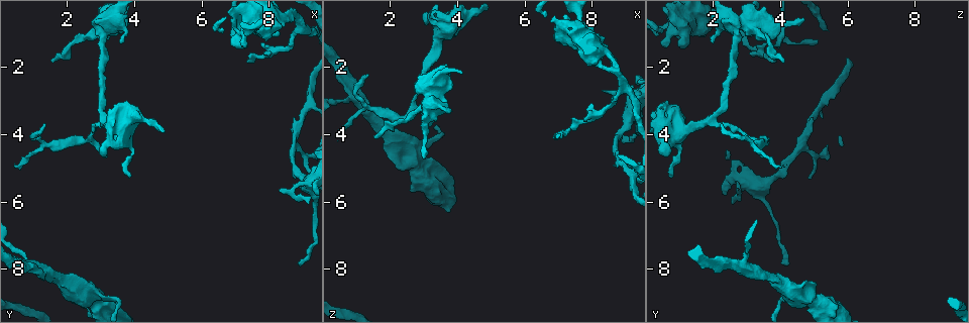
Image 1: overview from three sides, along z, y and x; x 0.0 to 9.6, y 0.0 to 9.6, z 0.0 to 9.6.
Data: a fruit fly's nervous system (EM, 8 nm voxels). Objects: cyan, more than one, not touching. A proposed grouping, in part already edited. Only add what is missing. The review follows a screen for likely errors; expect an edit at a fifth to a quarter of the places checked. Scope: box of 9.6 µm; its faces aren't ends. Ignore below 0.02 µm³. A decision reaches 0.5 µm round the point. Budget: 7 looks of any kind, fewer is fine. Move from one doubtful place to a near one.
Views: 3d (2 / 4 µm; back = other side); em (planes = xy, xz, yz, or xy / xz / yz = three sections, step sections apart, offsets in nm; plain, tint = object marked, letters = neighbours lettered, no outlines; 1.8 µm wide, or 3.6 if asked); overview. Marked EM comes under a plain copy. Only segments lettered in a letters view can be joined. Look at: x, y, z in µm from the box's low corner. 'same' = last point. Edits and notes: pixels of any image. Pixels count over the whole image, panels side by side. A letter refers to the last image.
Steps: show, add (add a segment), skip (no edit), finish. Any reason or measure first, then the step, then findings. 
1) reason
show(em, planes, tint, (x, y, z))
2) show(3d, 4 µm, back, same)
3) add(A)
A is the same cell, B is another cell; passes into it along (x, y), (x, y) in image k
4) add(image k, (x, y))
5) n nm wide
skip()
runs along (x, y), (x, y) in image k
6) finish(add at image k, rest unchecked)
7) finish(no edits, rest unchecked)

show(3d, 4 µm, (2.20, 8.45, 5.05))

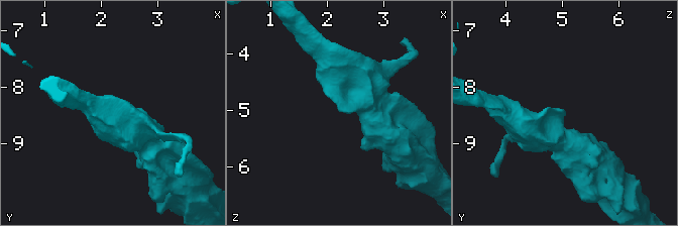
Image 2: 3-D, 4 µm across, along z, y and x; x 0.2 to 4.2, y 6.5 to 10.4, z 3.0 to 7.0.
show(em, planes, letters, (2.20, 8.45, 5.00))

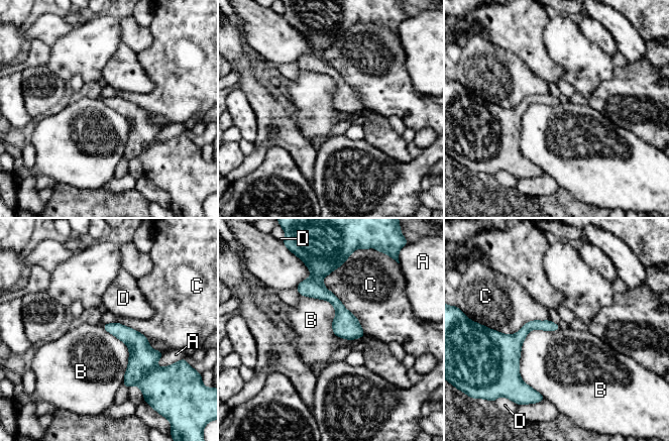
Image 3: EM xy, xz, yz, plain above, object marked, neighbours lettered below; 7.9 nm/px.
skip()
A, B, C and D are other cells; border along (559, 328), (545, 400) in image 3; no lettered segment goes on from it

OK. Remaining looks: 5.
branch stops here
show(3d, 2 µm, back, (3.20, 4.70, 3.40))

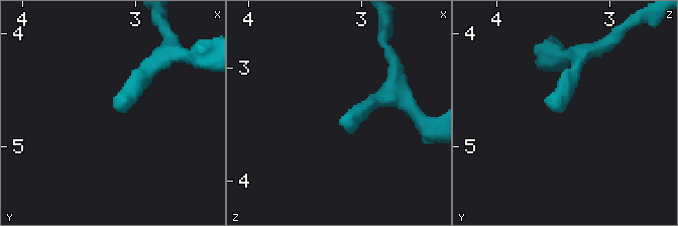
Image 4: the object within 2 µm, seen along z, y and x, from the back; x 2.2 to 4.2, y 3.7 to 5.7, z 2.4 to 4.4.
show(em, planes, letters, (3.14, 4.70, 3.44))

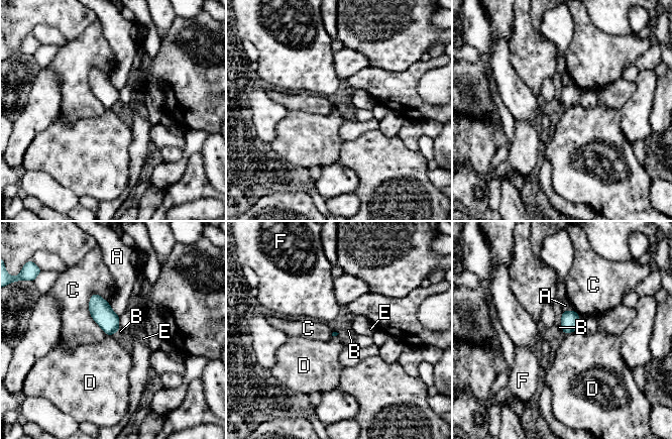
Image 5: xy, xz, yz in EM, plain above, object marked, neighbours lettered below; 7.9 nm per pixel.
skip()
A, B, C, D, E and F are other cells; border along (576, 329), (565, 334) in image 5; no lettered segment goes on from it

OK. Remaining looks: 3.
show(3d, 2 µm, back, (1.35, 3.75, 2.25))

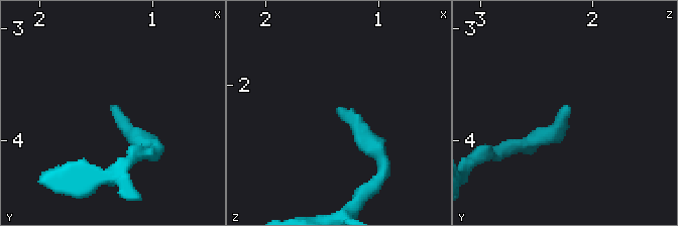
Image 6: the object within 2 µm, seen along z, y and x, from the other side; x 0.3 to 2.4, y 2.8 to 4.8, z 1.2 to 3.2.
show(em, yz, step 8, letters, (1.36, 3.72, 2.24))

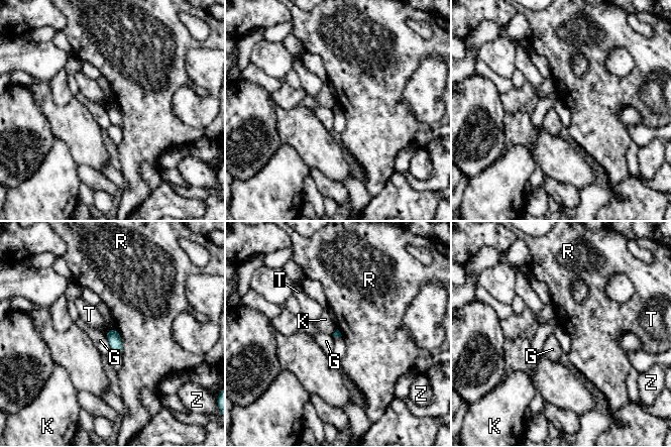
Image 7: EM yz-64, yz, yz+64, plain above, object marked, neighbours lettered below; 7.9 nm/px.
cut it another way
show(em, planes, letters, same)

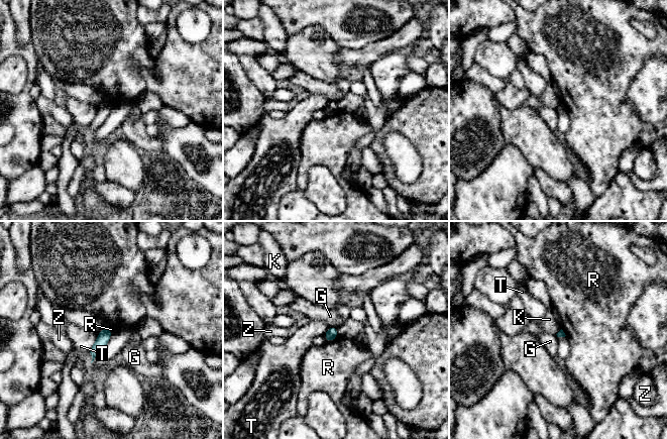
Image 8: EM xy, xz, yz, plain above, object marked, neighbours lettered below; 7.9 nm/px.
skip()
G, K, R, T and Z are other cells; border along (336, 336), (327, 342) in image 8; no lettered segment goes on from it

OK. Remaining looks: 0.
finish(no edits, rest unchecked)

